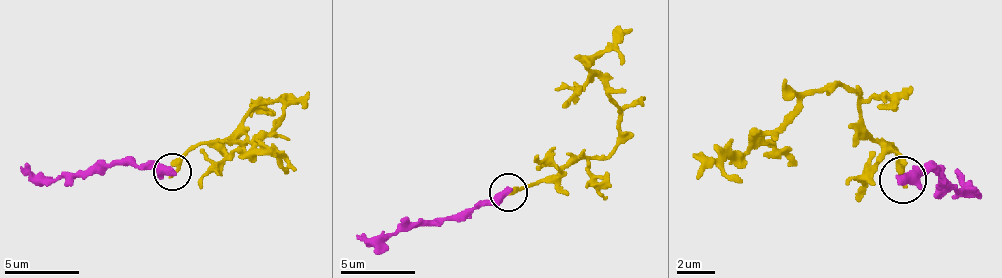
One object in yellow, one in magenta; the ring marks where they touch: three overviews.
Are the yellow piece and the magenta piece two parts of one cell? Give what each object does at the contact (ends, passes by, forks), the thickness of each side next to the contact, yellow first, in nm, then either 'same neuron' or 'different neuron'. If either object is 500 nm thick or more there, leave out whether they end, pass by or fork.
360/550 nm | different neuron

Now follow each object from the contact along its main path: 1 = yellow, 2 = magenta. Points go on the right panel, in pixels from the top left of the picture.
1: (904, 178), (890, 145), (866, 131), (861, 98), (838, 84), (814, 89), (748, 150), (720, 155), (696, 178)
2: (904, 178), (932, 169), (960, 188), (956, 169)

